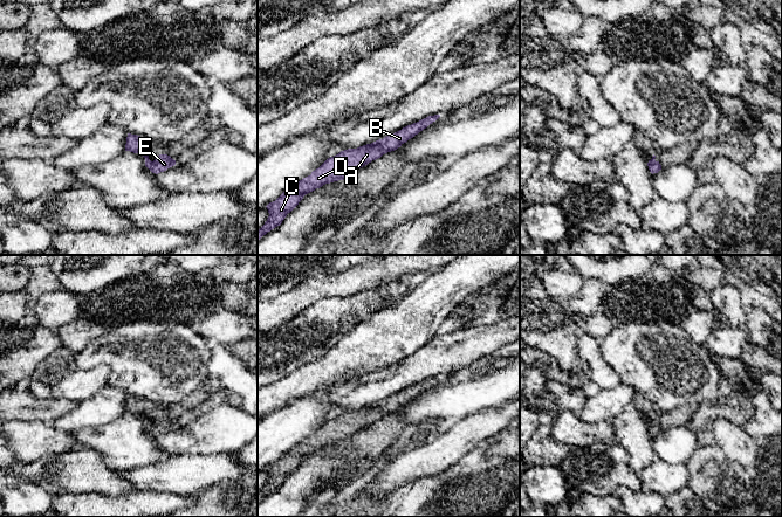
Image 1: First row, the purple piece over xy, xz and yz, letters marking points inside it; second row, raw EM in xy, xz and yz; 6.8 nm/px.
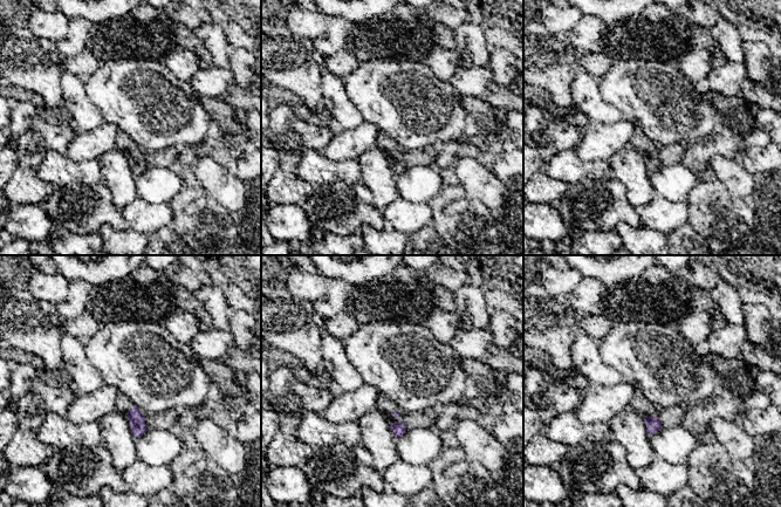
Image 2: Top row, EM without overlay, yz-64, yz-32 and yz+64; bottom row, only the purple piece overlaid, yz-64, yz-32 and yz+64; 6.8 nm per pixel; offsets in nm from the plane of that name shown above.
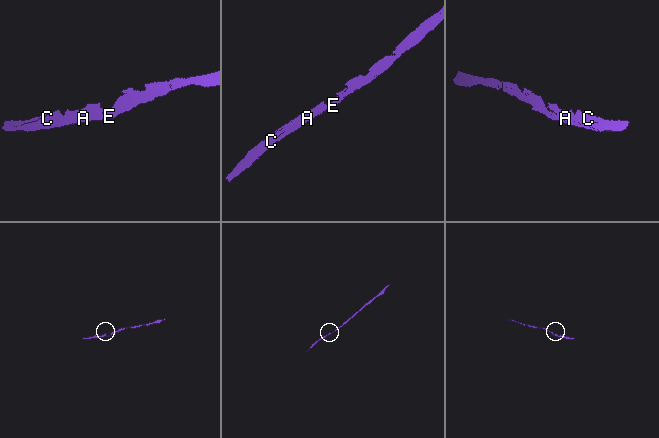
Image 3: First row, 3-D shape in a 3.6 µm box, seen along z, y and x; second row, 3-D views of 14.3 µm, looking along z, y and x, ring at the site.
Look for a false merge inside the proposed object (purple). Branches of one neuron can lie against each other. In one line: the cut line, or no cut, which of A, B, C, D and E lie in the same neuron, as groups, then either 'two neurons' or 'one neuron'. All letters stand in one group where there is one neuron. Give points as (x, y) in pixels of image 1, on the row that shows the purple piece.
no cut; A B C D E; one neuron

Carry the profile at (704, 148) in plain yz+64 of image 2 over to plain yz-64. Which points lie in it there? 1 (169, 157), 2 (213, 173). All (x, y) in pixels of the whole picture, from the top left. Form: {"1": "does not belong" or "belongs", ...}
{"1": "does not belong", "2": "does not belong"}

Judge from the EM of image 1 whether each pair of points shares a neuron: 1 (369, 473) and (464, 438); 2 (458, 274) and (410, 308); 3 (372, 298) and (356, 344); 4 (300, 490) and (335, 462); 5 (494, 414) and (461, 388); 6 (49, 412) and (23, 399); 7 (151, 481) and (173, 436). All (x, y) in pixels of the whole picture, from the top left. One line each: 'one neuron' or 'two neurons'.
1: two neurons
2: one neuron
3: two neurons
4: one neuron
5: two neurons
6: one neuron
7: two neurons

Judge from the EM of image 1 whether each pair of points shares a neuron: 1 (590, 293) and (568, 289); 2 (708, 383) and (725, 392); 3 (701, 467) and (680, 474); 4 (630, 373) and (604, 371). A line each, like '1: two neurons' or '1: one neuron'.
1: two neurons
2: two neurons
3: two neurons
4: two neurons

